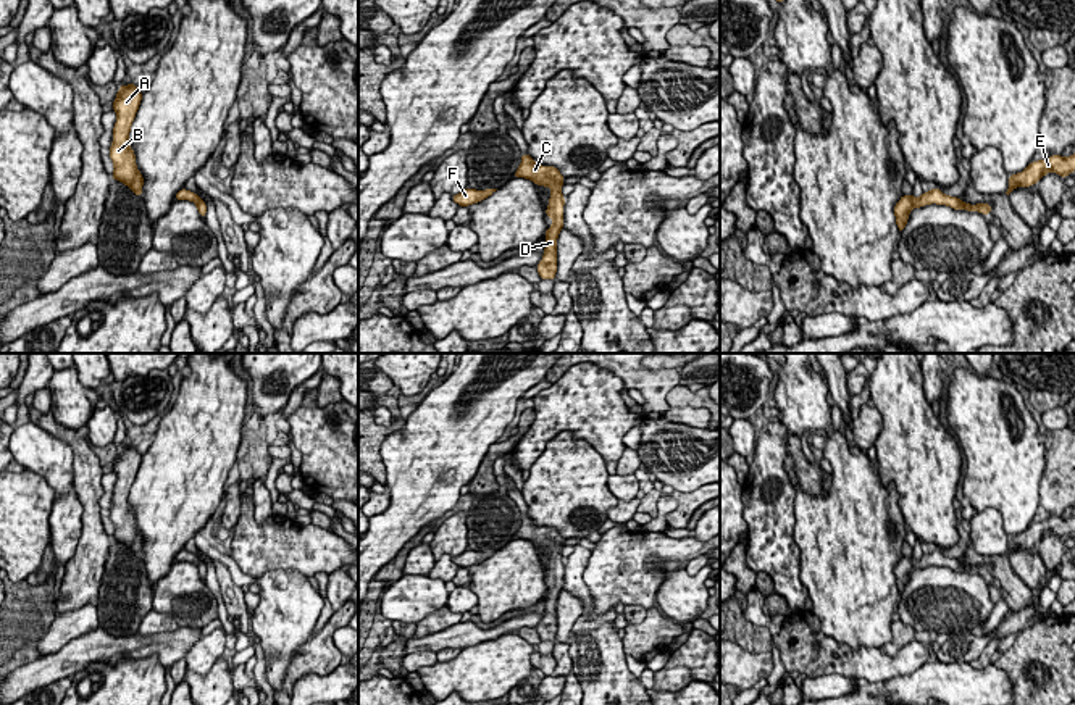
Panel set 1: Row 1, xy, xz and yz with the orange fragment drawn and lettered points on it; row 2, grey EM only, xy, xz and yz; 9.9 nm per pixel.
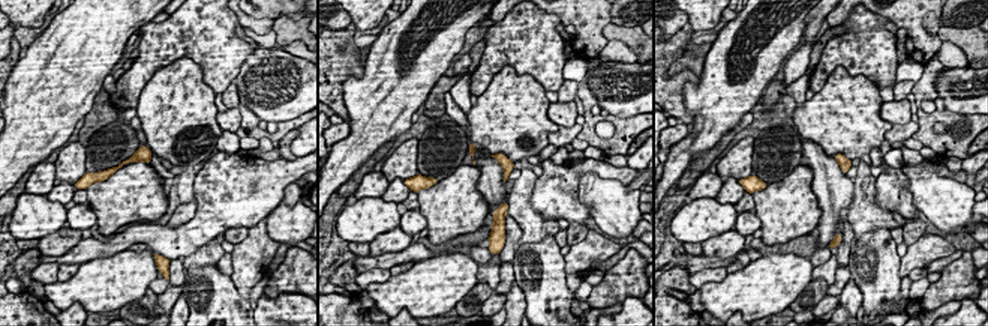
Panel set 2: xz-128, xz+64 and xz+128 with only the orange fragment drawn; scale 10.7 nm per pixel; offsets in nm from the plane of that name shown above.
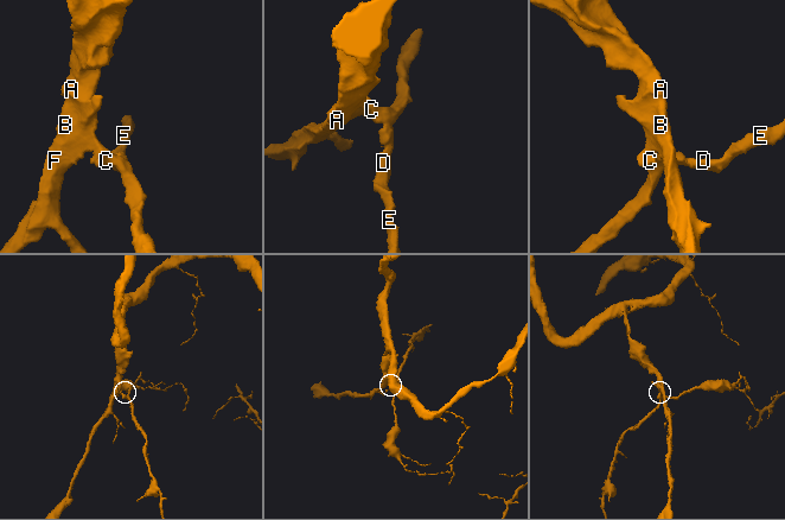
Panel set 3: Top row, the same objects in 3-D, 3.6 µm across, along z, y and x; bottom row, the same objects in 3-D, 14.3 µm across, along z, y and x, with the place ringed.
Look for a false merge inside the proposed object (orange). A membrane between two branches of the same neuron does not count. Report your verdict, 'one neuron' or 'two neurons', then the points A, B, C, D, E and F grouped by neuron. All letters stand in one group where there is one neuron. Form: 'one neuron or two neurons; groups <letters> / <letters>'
one neuron; groups A B C D E F

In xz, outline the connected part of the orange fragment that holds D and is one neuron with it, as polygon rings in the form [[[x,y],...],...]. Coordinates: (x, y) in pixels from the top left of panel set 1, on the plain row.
[[[521,515],[521,526],[513,536],[513,539],[526,539],[531,540],[536,547],[546,547],[552,550],[549,568],[546,576],[554,581],[554,586],[546,592],[546,611],[541,624],[536,628],[544,640],[555,640],[557,634],[557,599],[560,590],[563,589],[563,565],[565,558],[560,550],[563,547],[563,537],[554,528],[541,528],[538,526],[528,515]]]

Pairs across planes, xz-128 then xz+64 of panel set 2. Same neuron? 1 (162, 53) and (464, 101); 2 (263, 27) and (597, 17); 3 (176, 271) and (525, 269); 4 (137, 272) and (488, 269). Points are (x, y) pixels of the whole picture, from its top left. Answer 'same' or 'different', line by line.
1: different
2: same
3: different
4: different

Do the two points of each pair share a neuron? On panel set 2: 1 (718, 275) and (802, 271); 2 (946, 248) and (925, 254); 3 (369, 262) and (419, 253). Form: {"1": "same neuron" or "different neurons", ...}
{"1": "different neurons", "2": "same neuron", "3": "same neuron"}

